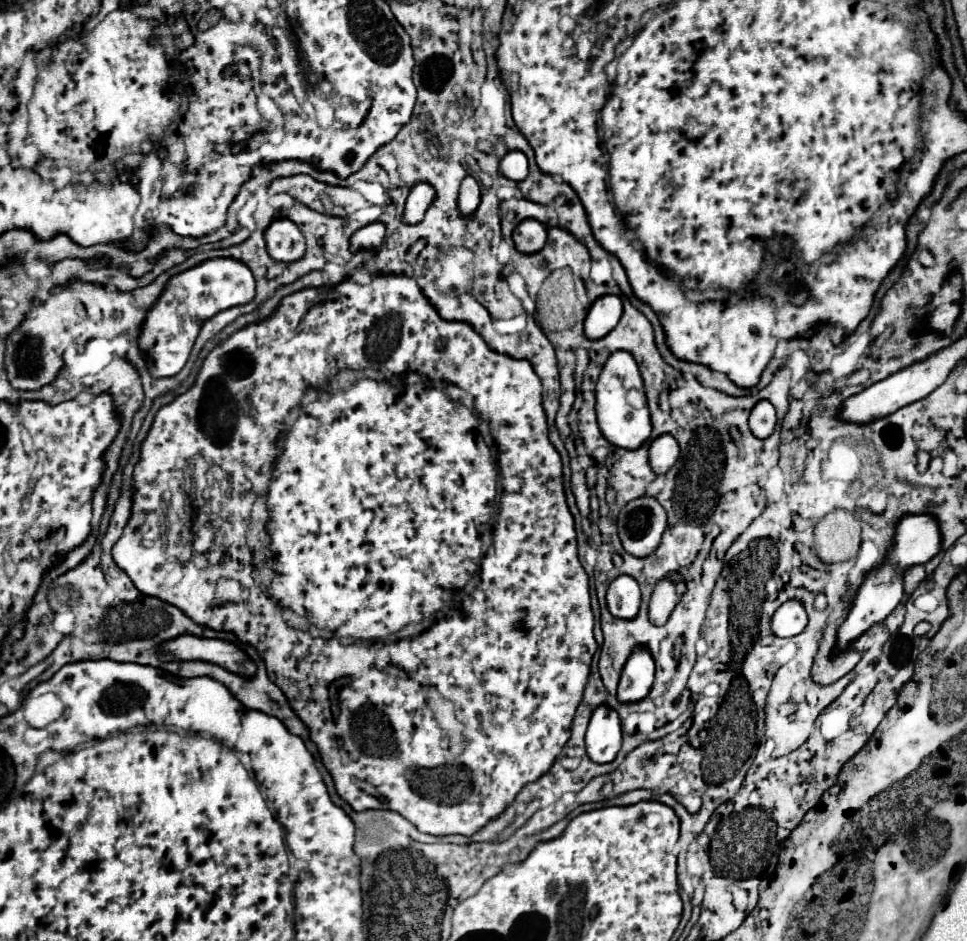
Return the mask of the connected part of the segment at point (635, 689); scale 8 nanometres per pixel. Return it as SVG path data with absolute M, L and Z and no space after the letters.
M638 647L628 663L624 665L622 679L618 685L618 701L622 703L638 703L646 693L650 693L650 685L654 681L654 661L646 647Z

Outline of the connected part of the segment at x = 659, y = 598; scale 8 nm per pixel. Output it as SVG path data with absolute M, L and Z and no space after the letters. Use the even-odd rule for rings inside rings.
M666 579L660 581L650 599L650 621L654 625L664 625L678 601L680 601L680 597L676 593L676 585Z

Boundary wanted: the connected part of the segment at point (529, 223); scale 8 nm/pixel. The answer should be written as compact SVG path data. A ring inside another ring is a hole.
M526 219L514 229L512 239L520 253L538 253L546 245L546 227L534 219Z

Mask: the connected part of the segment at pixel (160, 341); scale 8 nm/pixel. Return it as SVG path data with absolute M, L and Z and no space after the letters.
M210 259L172 277L142 325L140 347L144 357L148 357L150 373L154 377L176 375L184 367L202 323L222 309L252 303L254 297L256 281L250 275L250 269L234 259Z

